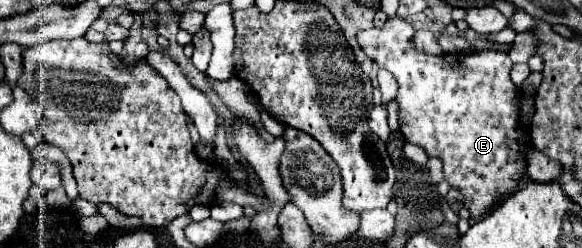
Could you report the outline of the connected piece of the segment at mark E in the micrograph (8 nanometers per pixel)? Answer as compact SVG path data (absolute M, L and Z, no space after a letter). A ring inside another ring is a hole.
M395 16L385 22L383 28L369 28L357 32L357 42L361 50L377 62L379 68L389 70L397 84L399 92L395 102L399 106L399 132L411 144L421 146L429 158L439 158L443 162L443 174L451 188L457 188L465 196L465 208L471 218L479 218L489 212L489 208L501 202L505 196L513 194L519 188L519 182L525 178L527 168L527 144L531 142L528 131L519 126L519 86L509 78L513 62L507 52L485 50L477 54L443 54L429 56L413 44L415 30L413 26Z

